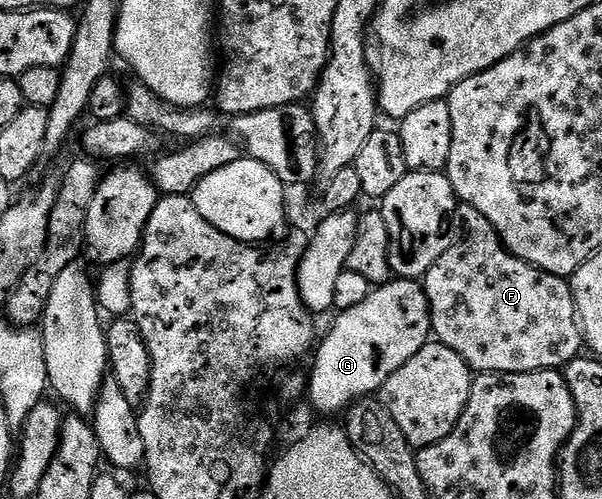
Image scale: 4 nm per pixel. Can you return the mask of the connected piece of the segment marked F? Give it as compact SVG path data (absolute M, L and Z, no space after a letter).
M468 209L465 218L465 229L462 231L459 241L453 244L453 248L449 248L449 252L445 252L445 256L441 256L441 260L437 260L437 264L433 264L433 268L429 268L427 277L422 279L421 282L423 291L427 294L427 303L431 309L432 335L441 344L453 348L453 352L457 352L457 356L461 356L461 360L465 360L465 364L471 367L472 371L481 374L524 374L525 372L537 372L538 370L566 368L574 358L580 357L585 346L583 328L579 324L579 313L575 307L575 297L571 291L570 281L566 278L559 278L556 274L545 272L533 264L513 256L508 252L506 246L500 242L499 234L493 228L493 224L489 224L489 220L485 220L485 216L481 216L481 212Z

